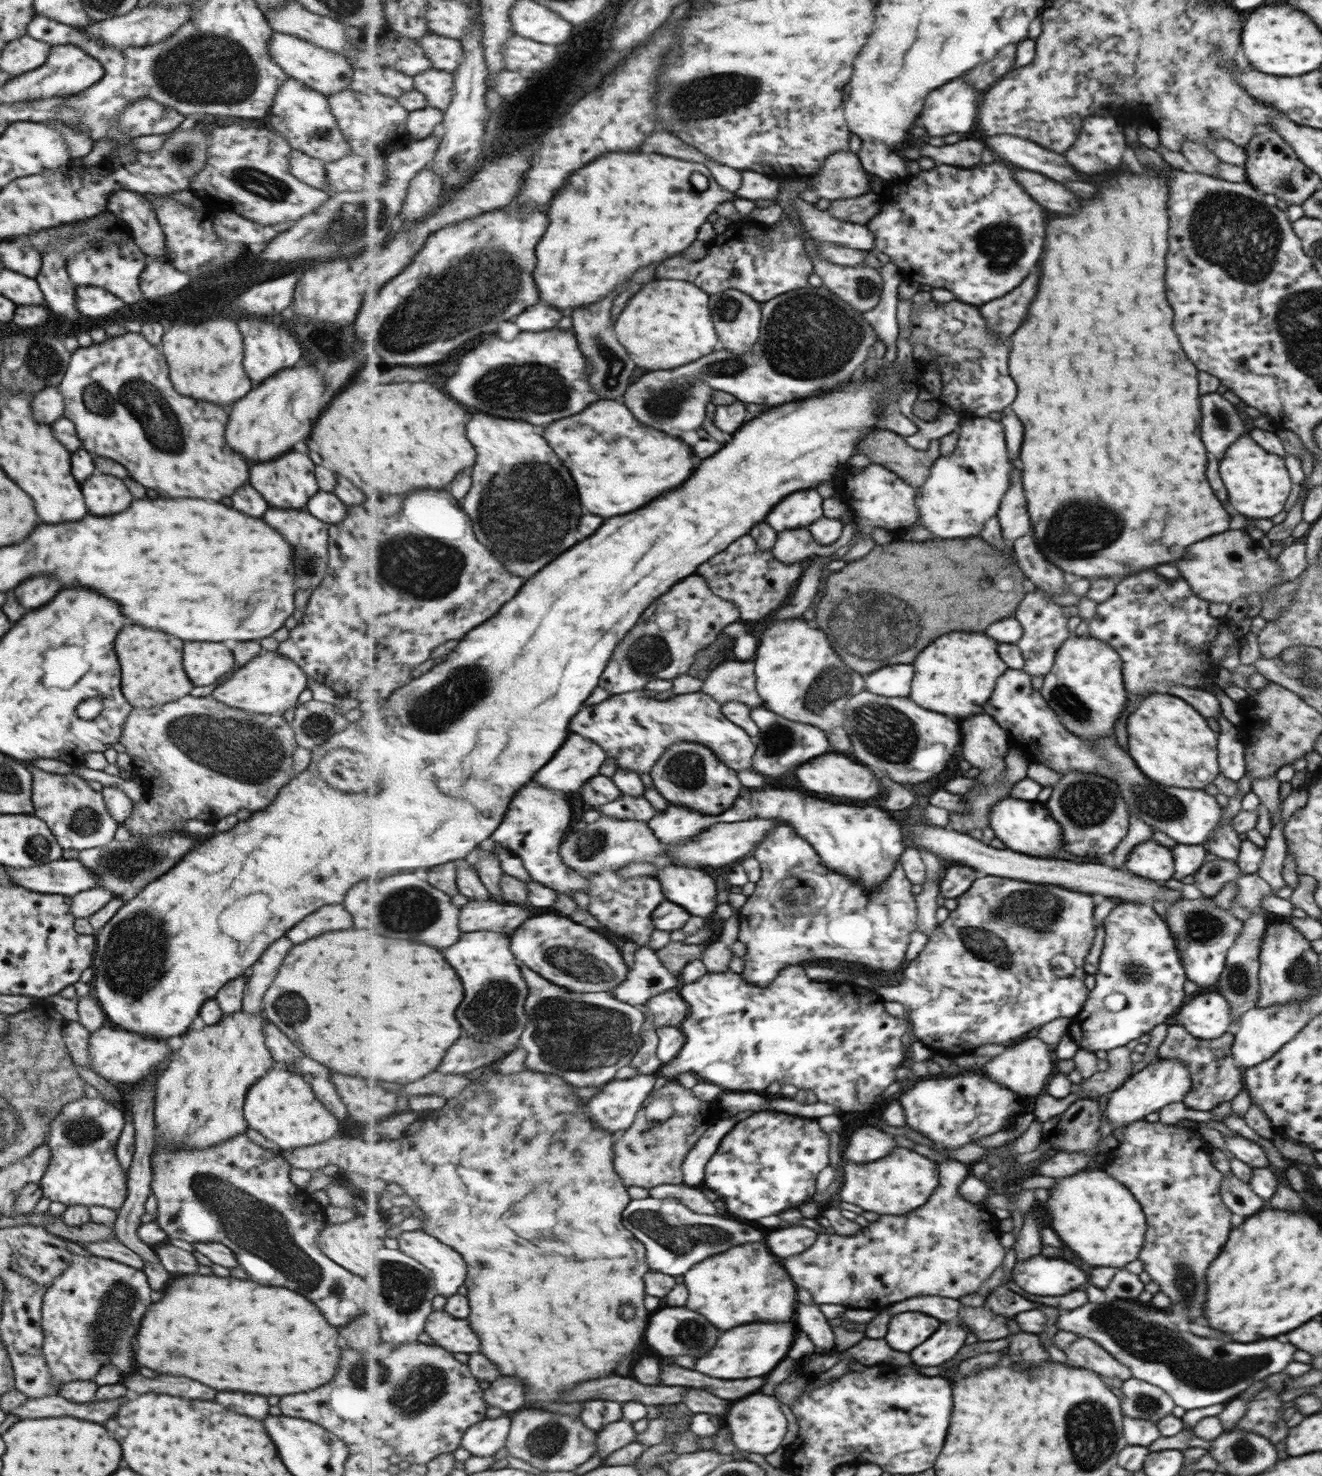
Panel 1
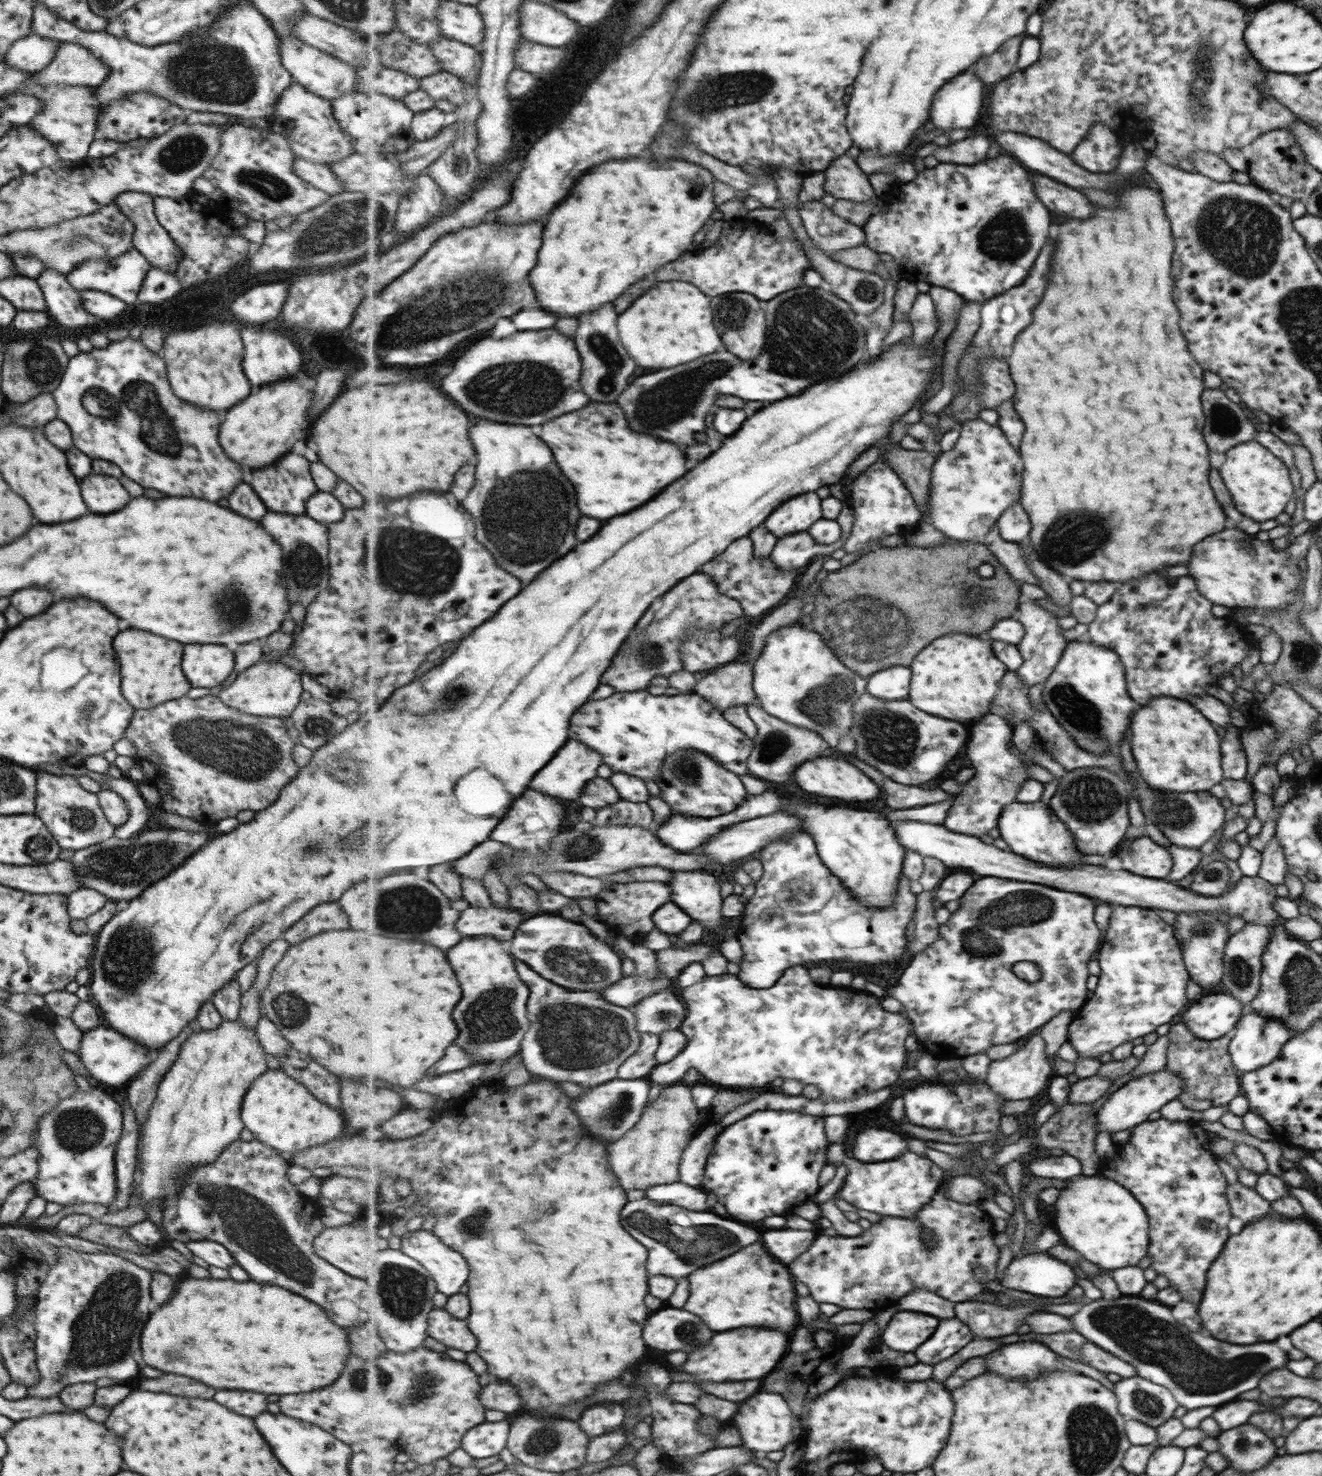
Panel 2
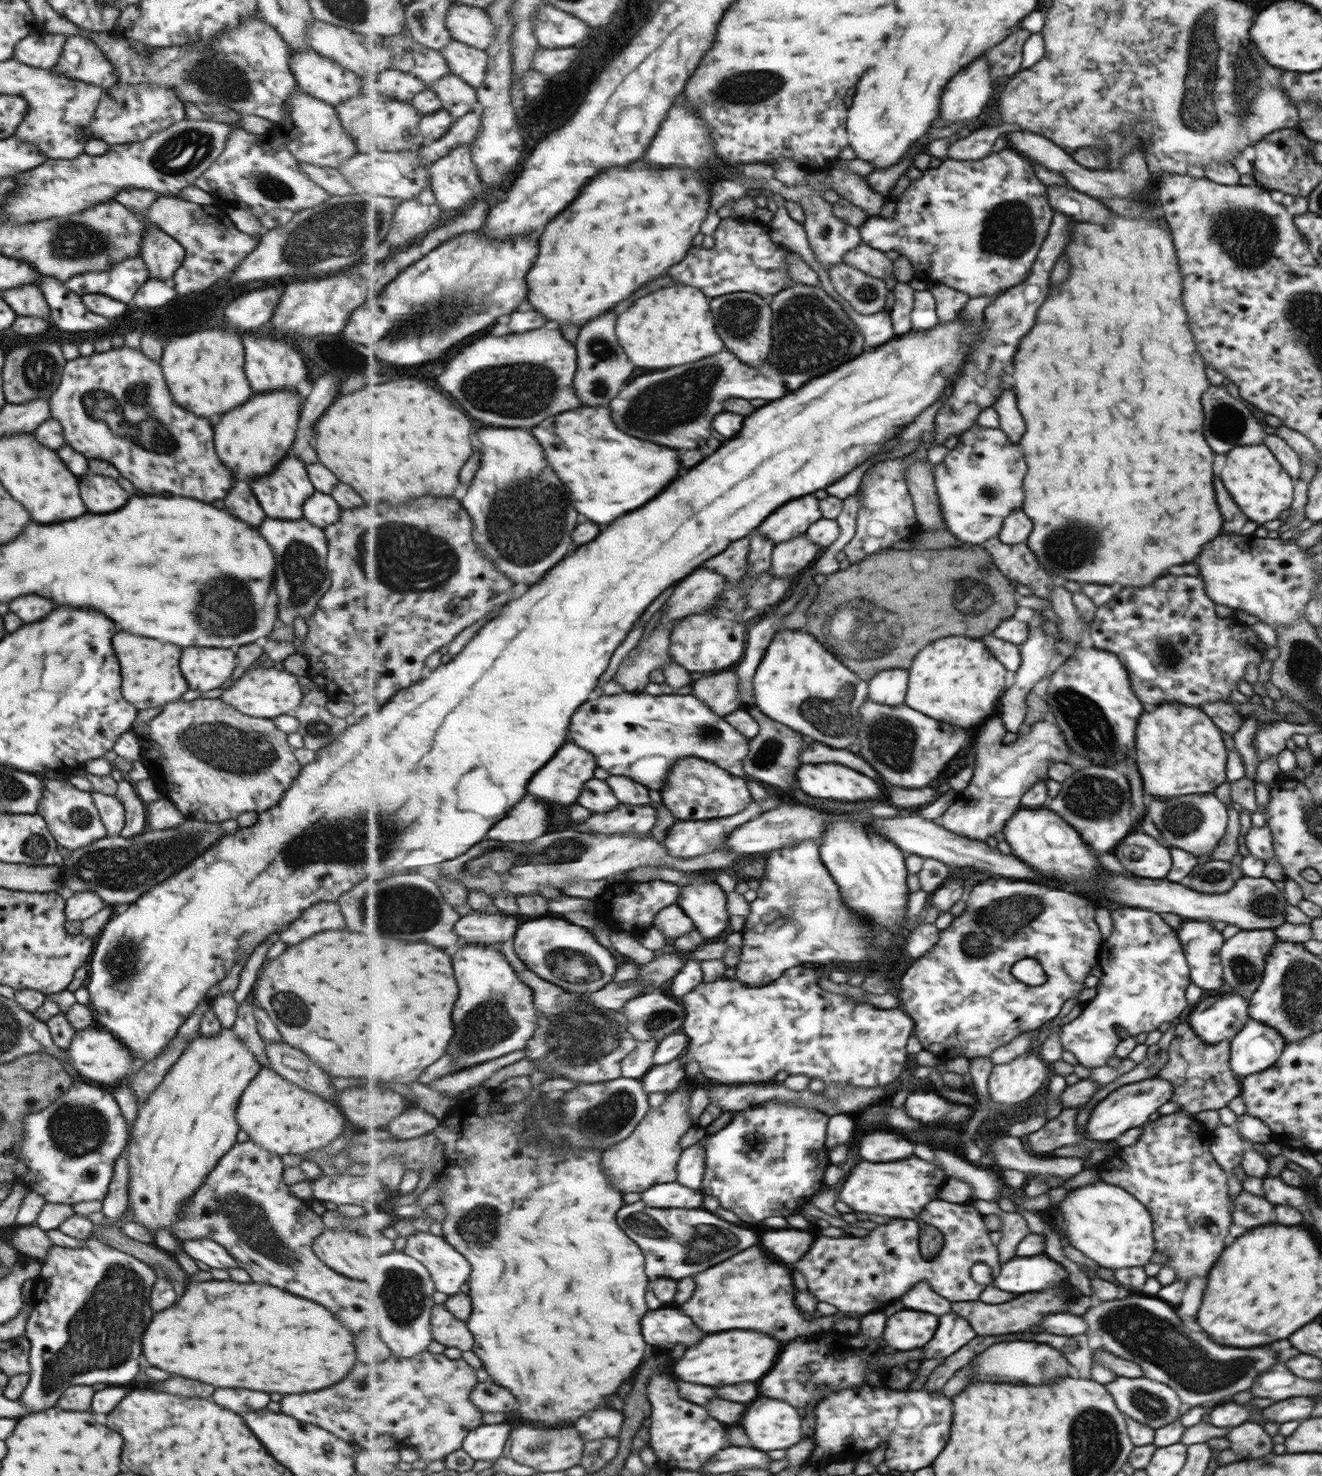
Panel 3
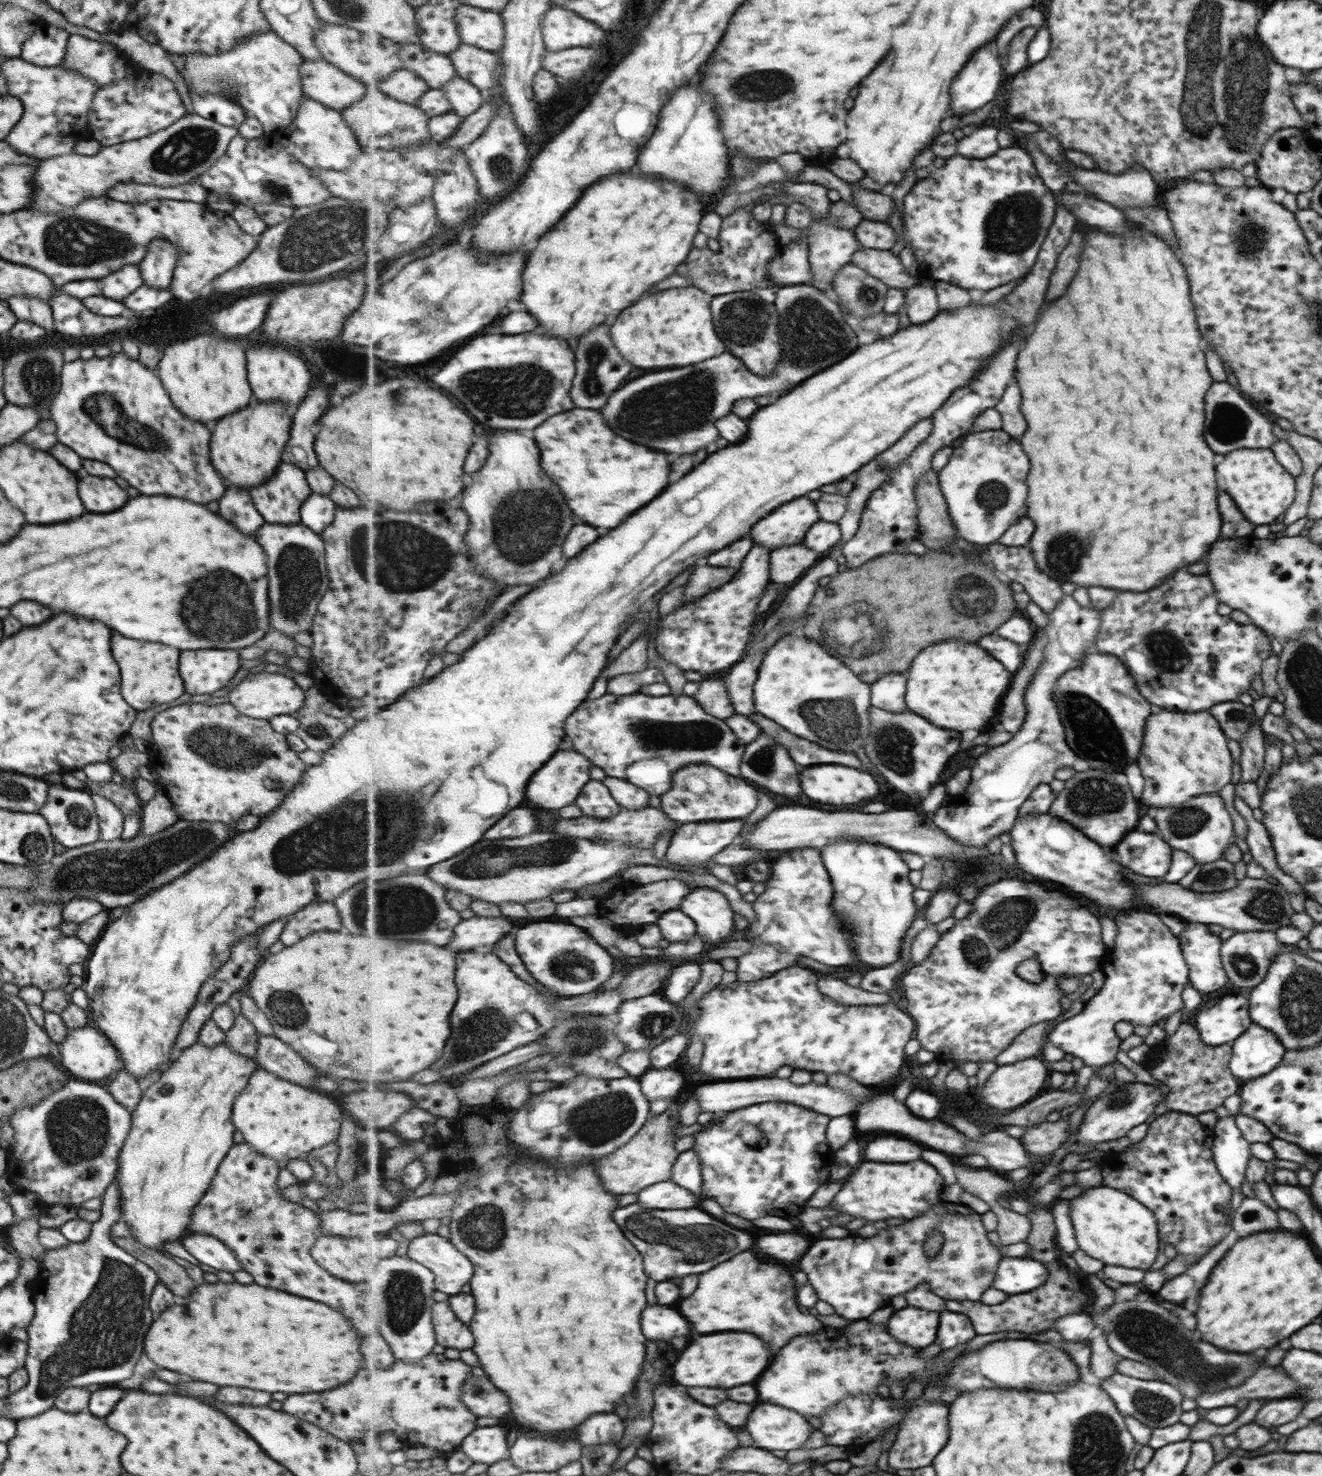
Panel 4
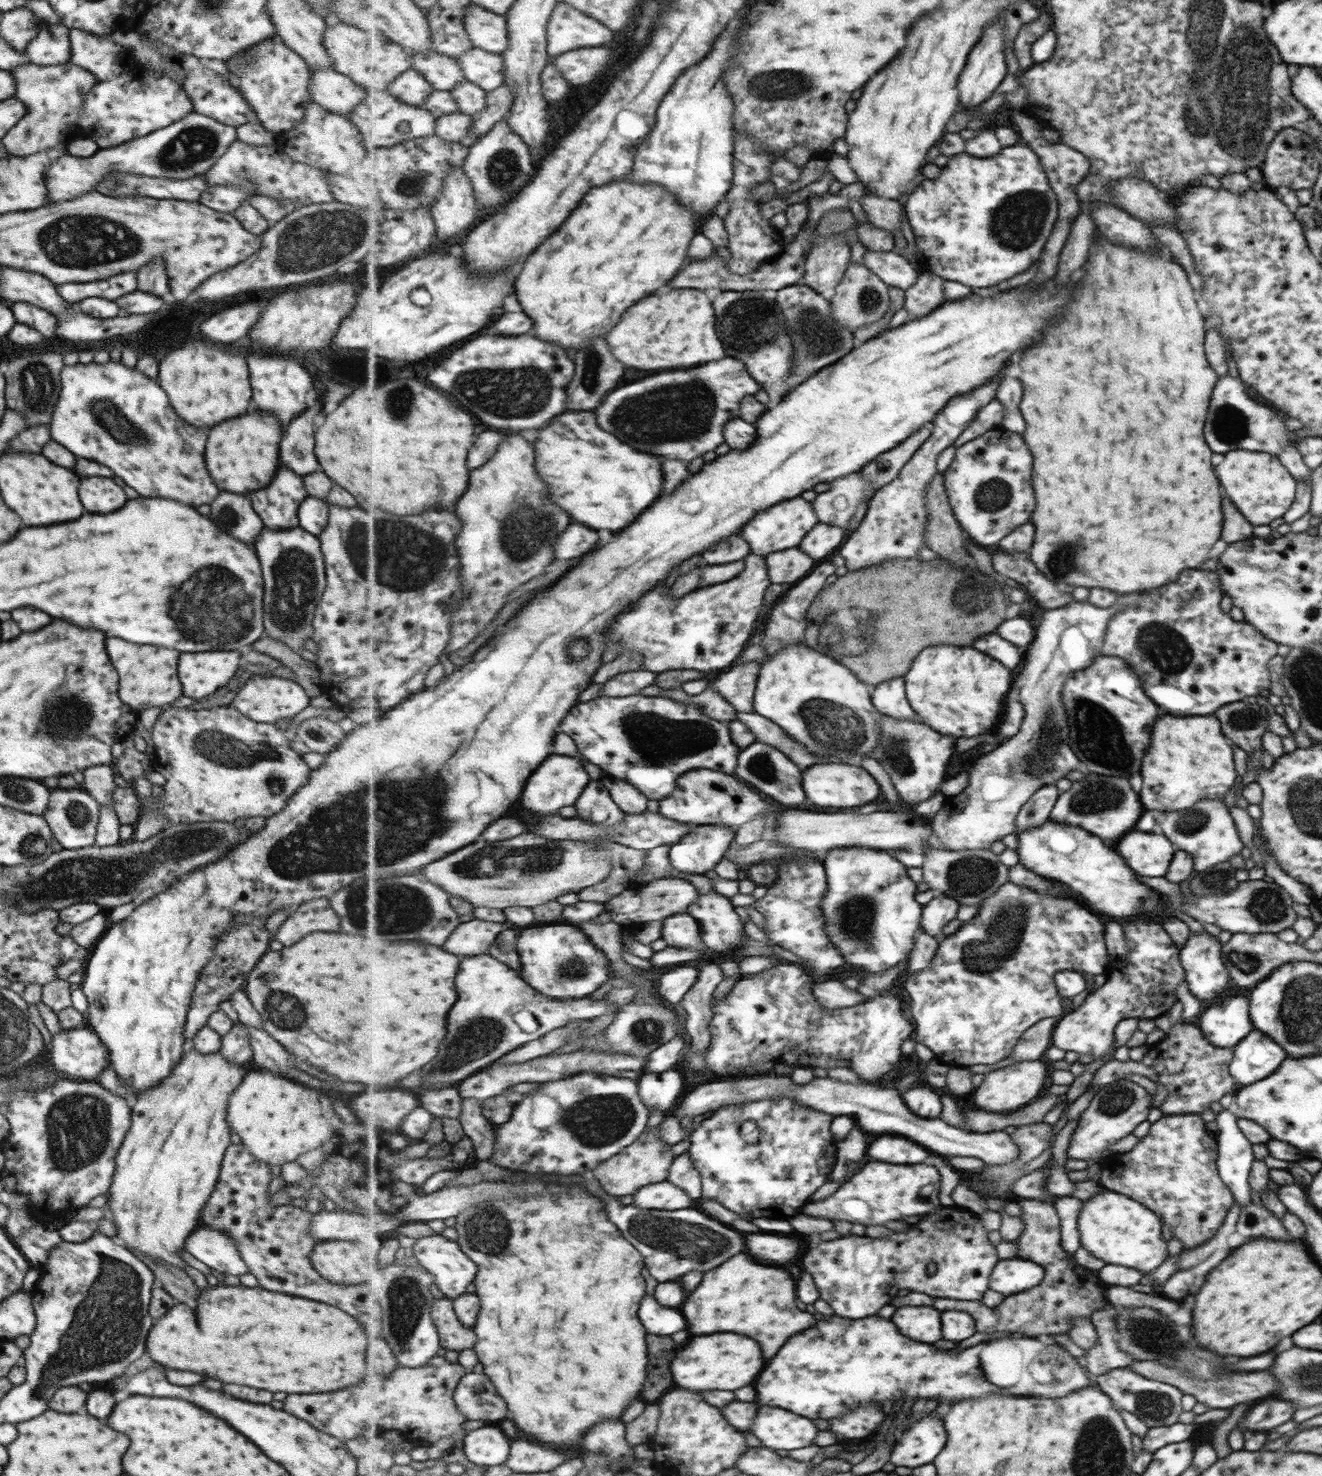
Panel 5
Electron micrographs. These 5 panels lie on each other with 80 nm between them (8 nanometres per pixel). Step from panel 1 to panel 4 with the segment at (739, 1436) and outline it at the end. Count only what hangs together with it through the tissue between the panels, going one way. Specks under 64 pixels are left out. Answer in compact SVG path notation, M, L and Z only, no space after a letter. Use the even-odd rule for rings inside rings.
M759 1404L745 1429L754 1440L753 1446L769 1451L802 1448L813 1435L803 1414L777 1404Z

